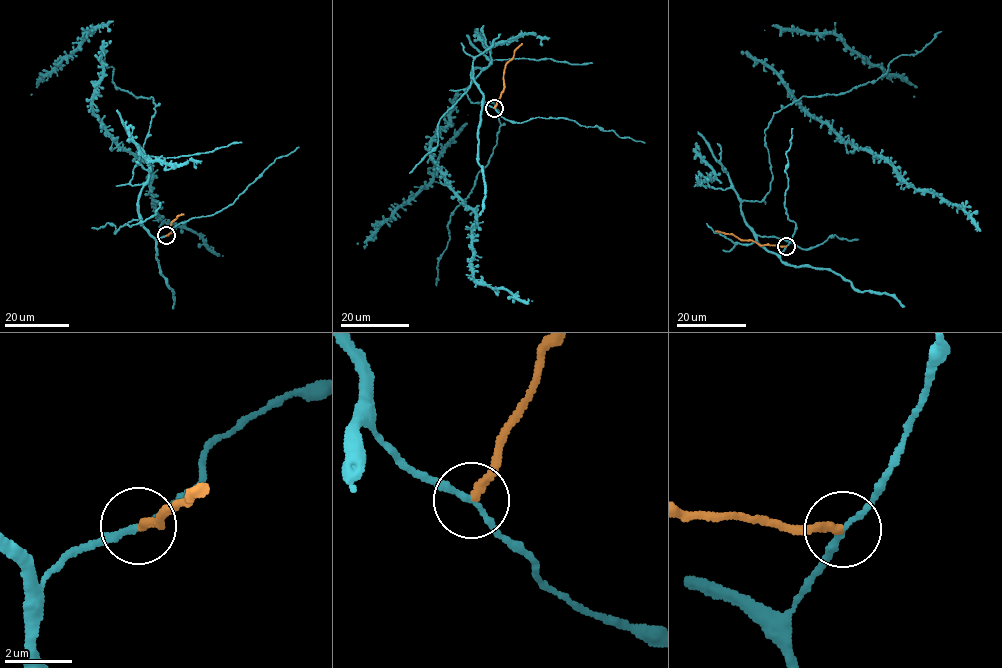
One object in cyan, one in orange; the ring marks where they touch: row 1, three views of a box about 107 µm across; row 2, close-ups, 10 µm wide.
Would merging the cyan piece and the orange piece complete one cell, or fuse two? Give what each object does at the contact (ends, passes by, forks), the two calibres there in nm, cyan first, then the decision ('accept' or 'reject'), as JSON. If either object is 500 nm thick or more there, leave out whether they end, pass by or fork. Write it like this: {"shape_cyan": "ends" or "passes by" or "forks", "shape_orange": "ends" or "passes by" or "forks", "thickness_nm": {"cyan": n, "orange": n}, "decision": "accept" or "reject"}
{"shape_cyan": "passes by", "shape_orange": "ends", "thickness_nm": {"cyan": 170, "orange": 240}, "decision": "reject"}

